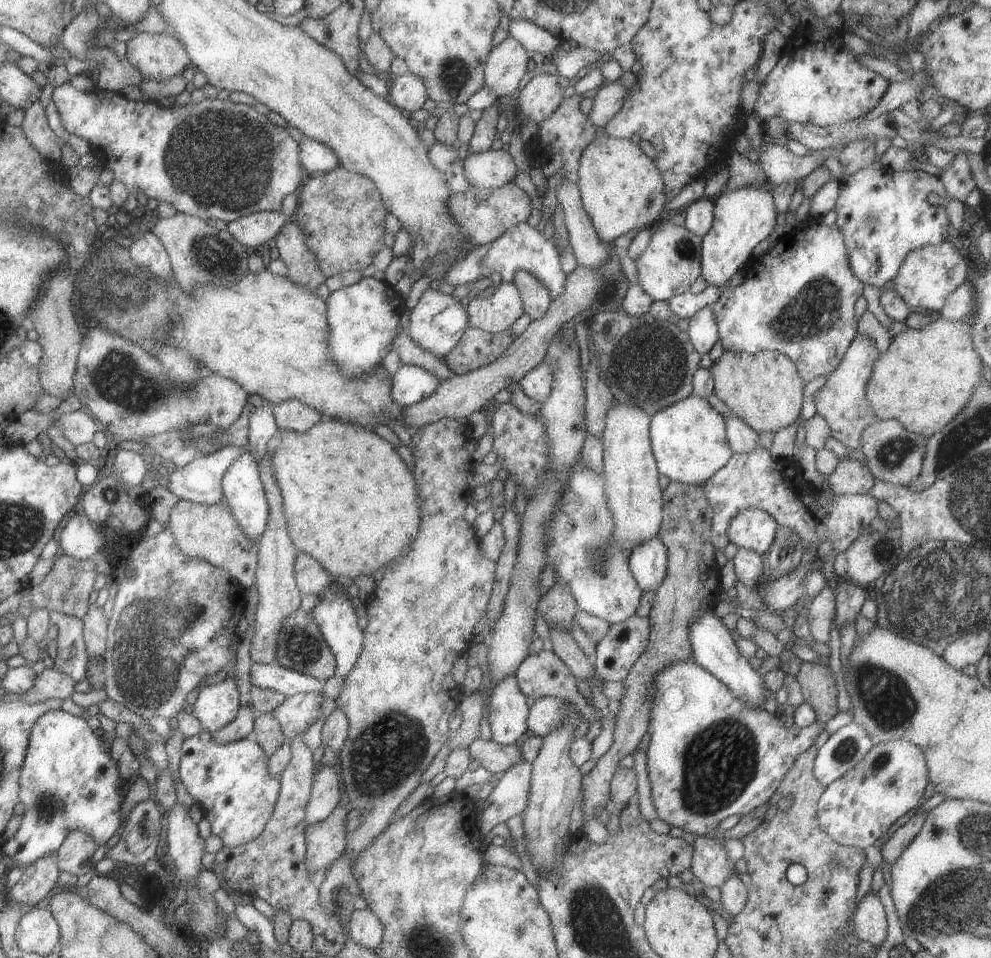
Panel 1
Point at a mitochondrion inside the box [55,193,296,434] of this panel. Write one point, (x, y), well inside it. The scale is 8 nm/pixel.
(114, 289)

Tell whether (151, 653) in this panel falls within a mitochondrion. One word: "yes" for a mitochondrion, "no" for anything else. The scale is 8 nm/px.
yes

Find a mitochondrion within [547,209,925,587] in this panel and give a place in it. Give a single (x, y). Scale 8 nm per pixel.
(815, 310)

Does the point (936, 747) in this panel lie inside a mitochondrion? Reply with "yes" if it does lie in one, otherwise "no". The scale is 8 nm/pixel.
no

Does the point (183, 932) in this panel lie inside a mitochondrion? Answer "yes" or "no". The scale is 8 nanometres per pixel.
no

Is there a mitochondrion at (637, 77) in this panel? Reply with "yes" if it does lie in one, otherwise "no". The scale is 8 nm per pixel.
no

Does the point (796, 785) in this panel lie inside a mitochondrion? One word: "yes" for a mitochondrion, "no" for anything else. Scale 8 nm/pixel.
no

